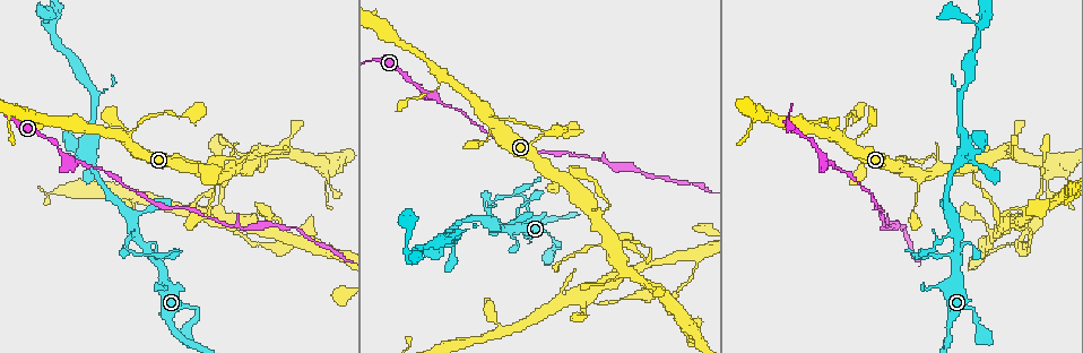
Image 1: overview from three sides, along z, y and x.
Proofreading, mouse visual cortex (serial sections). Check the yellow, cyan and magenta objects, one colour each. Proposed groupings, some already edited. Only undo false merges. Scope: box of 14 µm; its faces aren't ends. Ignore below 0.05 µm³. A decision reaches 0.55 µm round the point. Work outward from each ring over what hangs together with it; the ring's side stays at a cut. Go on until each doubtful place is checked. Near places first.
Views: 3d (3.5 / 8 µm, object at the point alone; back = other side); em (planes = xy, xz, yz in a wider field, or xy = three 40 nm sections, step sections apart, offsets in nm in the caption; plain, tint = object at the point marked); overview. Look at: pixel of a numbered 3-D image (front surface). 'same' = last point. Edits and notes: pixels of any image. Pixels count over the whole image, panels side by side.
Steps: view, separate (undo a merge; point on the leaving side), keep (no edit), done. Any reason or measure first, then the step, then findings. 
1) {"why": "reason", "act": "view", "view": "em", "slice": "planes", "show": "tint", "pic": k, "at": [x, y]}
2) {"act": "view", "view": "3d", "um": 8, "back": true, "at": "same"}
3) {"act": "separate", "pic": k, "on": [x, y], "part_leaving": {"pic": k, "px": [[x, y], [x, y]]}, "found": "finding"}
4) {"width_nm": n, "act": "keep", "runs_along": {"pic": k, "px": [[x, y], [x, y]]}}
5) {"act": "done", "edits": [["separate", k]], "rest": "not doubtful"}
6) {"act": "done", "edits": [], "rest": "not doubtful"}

{"why": "sharp bend", "act": "view", "view": "3d", "um": 3.5, "pic": 1, "at": [958, 232]}

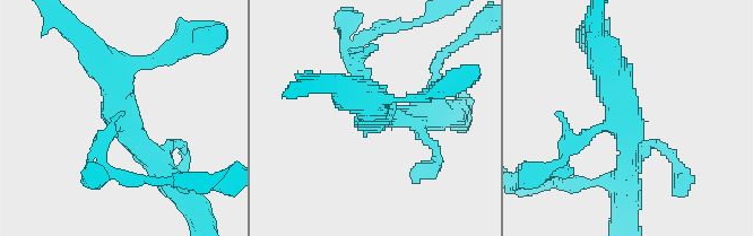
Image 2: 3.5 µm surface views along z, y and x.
{"arms": 3, "arm_widths_nm": [150, 300, 450], "why": "shape alone is not enough", "act": "view", "view": "em", "slice": "planes", "show": "tint", "pic": 2, "at": [622, 117]}

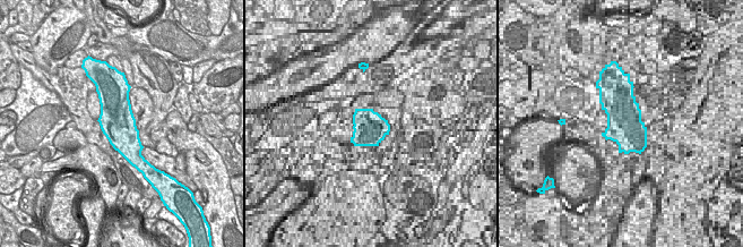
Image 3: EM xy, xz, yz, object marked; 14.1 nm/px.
{"act": "keep", "runs_along": {"pic": 2, "px": [[169, 175], [92, 50]]}, "found": "all the same cell"}

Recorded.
{"why": "thick turns thin", "act": "view", "view": "3d", "um": 3.5, "pic": 1, "at": [886, 225]}

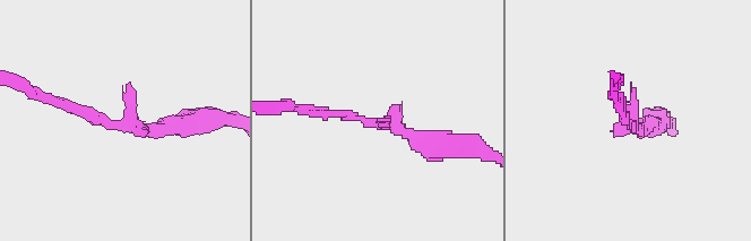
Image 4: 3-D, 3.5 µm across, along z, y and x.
{"act": "view", "view": "em", "slice": "xy", "step": 2, "show": "tint", "pic": 4, "at": [139, 124]}

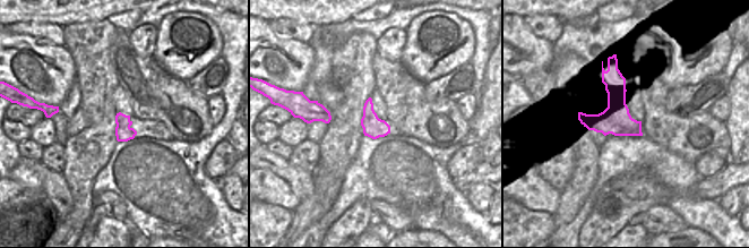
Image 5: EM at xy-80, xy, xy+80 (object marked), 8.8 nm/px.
{"why": "another direction", "act": "view", "view": "em", "slice": "xy", "step": 5, "show": "tint", "at": "same"}

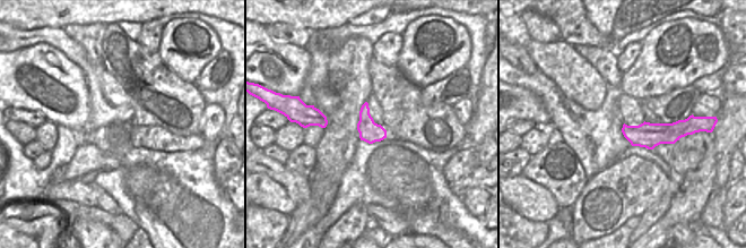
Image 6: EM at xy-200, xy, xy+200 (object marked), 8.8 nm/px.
{"width_nm": 200, "act": "keep", "runs_along": {"pic": 4, "px": [[324, 113], [463, 146]]}, "found": "continuous, no second cell"}

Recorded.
{"why": "small branch off a trunk", "act": "view", "view": "3d", "um": 3.5, "pic": 1, "at": [246, 170]}

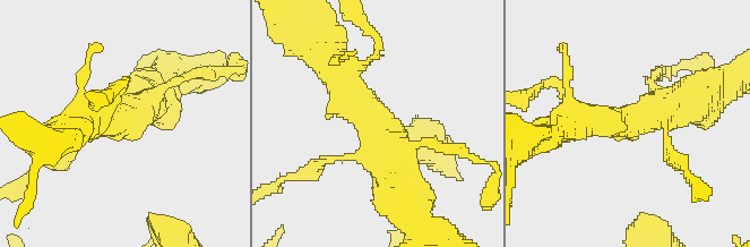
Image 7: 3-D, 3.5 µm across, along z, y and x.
{"why": "now the EM", "act": "view", "view": "em", "slice": "xy", "step": 2, "show": "tint", "pic": 7, "at": [126, 117]}

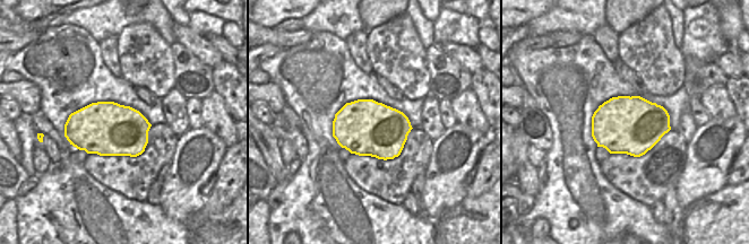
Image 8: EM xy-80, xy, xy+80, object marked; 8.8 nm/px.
{"act": "keep", "runs_along": {"pic": 7, "px": [[341, 75], [411, 199]]}, "found": "all the same cell"}

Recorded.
{"act": "done", "edits": [], "rest": "not doubtful"}

